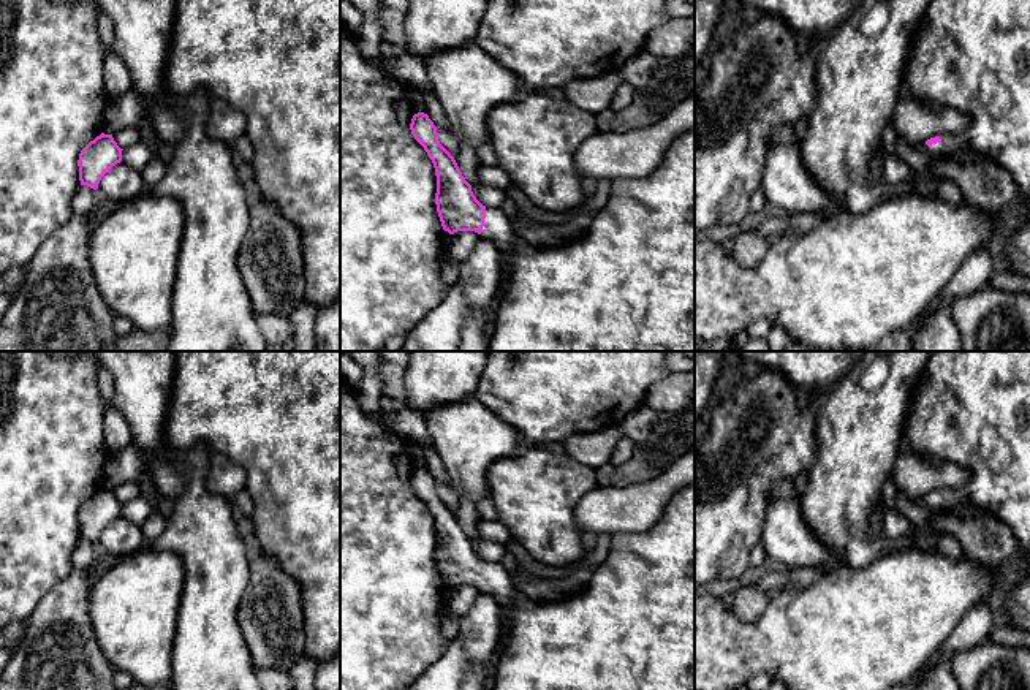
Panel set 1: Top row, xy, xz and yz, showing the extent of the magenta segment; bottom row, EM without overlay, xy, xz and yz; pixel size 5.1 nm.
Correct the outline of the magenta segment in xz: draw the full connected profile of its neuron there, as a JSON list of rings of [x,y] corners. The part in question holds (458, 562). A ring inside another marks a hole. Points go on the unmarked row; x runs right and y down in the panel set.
[[[415,468],[410,484],[434,518],[435,559],[443,584],[449,589],[475,586],[490,593],[509,617],[511,628],[498,649],[490,690],[695,690],[695,484],[671,497],[652,529],[614,533],[608,555],[595,568],[585,590],[560,601],[525,597],[500,563],[483,560],[454,511],[440,499],[437,481],[427,468]]]

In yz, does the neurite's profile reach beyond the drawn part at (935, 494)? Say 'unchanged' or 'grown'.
grown

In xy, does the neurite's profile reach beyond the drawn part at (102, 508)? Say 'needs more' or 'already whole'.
already whole

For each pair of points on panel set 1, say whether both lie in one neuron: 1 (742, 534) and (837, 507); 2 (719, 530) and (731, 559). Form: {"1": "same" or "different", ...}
{"1": "different", "2": "same"}

